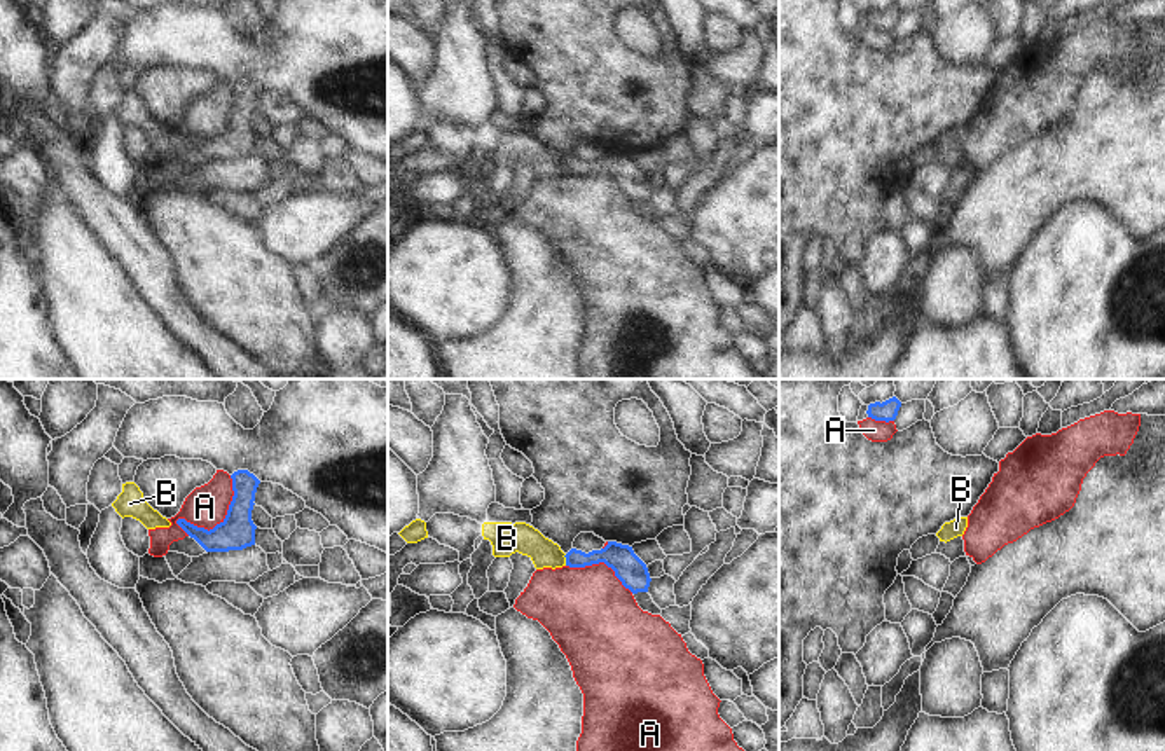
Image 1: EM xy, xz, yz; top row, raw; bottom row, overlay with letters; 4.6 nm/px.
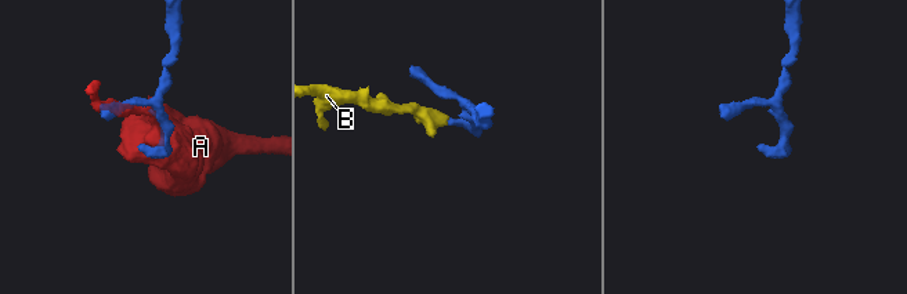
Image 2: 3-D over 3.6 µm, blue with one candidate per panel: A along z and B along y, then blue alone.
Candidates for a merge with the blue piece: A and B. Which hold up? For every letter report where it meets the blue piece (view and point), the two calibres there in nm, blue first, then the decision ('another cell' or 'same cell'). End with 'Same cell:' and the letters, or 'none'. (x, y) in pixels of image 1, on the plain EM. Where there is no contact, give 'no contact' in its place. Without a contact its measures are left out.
A: contact xy (215, 135); calibres 160 and 190 nm; another cell
B: contact xz (566, 168); calibres 130 and 140 nm; same cell
Same cell: B

